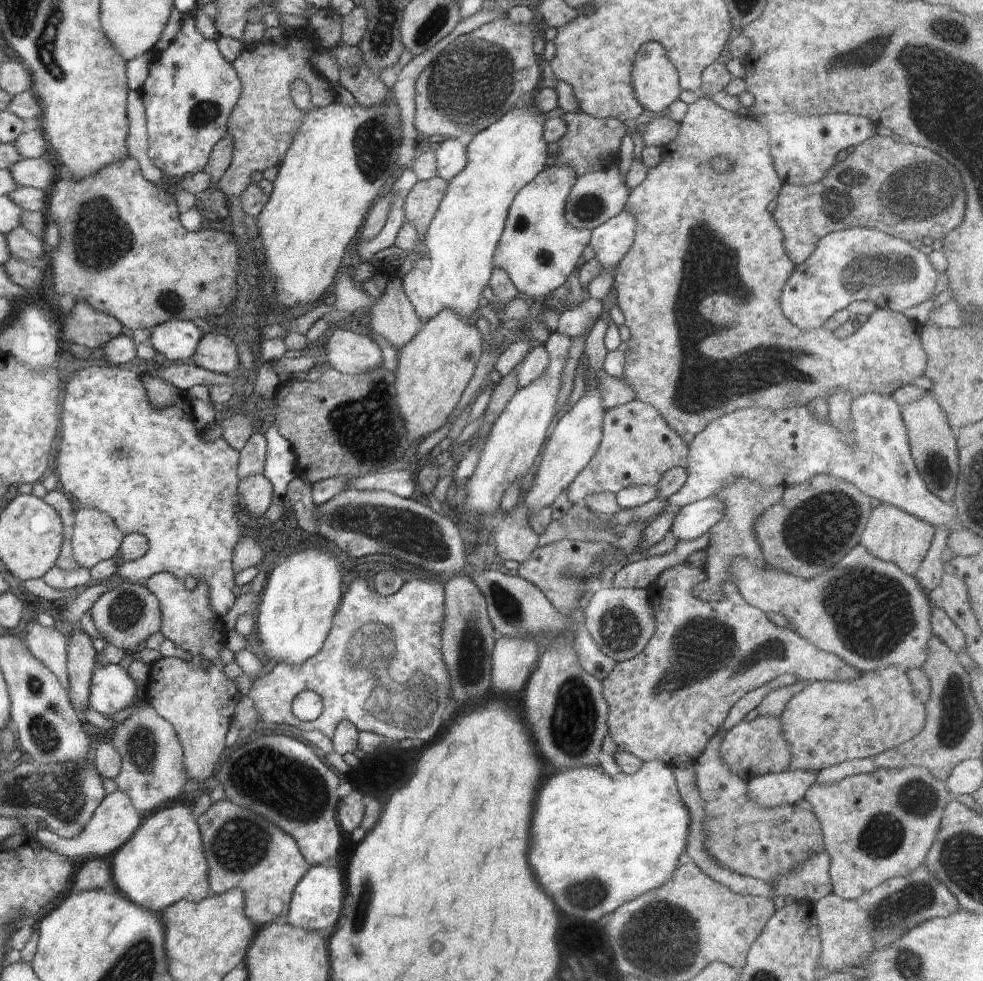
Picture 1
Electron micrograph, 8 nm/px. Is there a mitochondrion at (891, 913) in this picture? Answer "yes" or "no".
yes

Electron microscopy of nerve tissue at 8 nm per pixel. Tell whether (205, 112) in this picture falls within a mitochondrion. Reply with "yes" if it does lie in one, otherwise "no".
yes

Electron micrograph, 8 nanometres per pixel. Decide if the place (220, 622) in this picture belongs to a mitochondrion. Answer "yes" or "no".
no

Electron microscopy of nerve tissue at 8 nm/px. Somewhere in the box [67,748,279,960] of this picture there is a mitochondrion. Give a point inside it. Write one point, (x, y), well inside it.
(241, 842)

